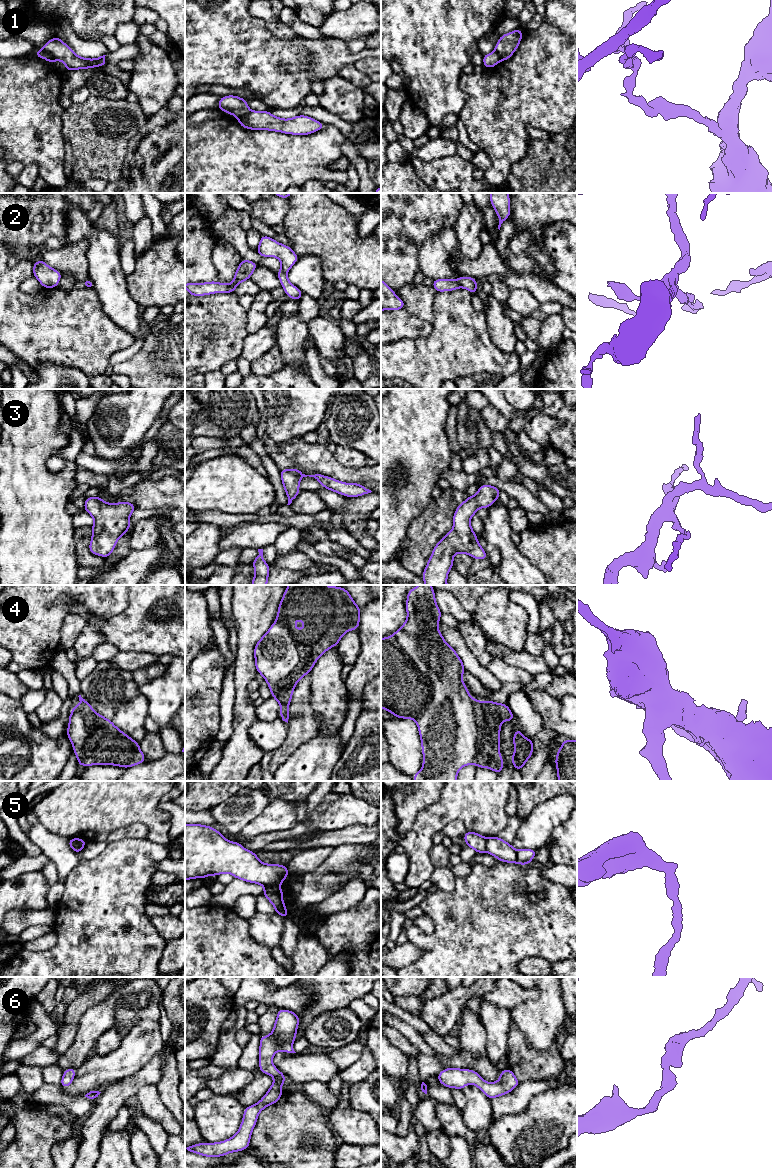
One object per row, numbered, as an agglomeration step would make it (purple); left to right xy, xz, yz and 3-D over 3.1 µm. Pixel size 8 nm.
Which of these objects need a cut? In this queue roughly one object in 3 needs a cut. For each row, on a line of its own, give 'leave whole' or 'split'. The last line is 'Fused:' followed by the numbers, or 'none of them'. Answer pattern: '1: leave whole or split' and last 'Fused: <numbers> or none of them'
1: split
2: split
3: leave whole
4: leave whole
5: split
6: leave whole
Fused: 1, 2, 5

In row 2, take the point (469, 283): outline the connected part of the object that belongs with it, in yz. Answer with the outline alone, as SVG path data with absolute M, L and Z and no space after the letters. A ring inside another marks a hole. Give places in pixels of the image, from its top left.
M462 276L458 279L461 288L469 290L472 294L477 294L477 280L473 277Z

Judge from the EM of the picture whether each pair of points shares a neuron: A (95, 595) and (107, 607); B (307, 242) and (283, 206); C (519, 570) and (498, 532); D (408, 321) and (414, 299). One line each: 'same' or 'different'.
A: same
B: different
C: same
D: different

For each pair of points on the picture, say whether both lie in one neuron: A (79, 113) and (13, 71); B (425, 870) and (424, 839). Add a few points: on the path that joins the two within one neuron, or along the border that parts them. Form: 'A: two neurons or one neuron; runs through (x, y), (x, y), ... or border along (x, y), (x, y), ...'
A: two neurons; border along (65, 110), (62, 116), (61, 133)
B: one neuron; runs through (423, 862), (423, 847)

